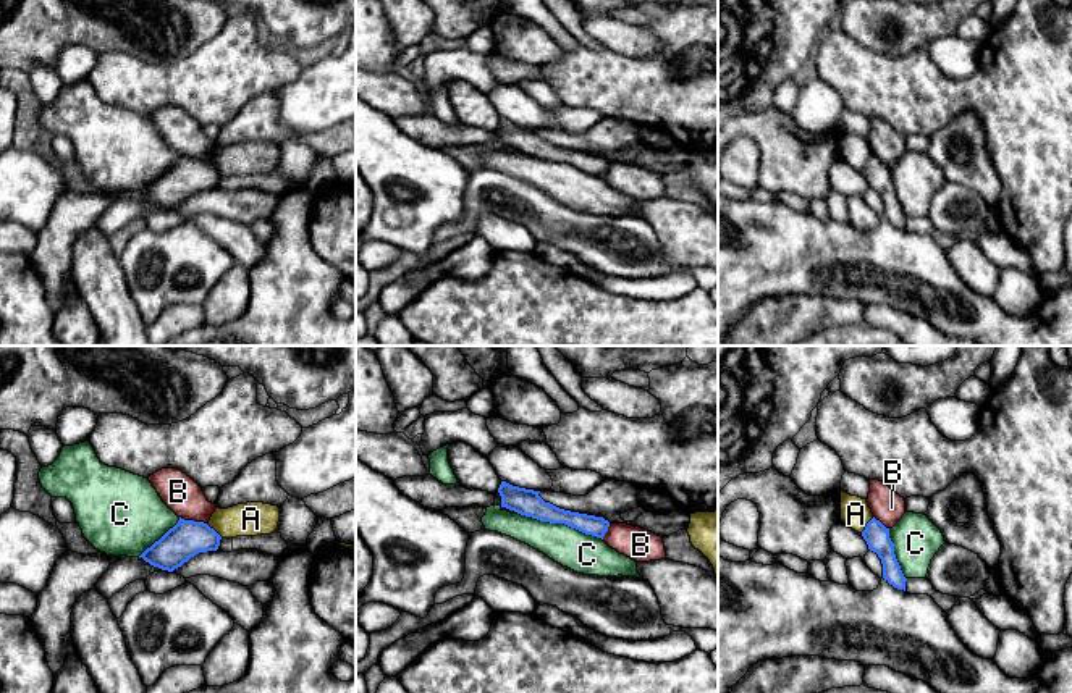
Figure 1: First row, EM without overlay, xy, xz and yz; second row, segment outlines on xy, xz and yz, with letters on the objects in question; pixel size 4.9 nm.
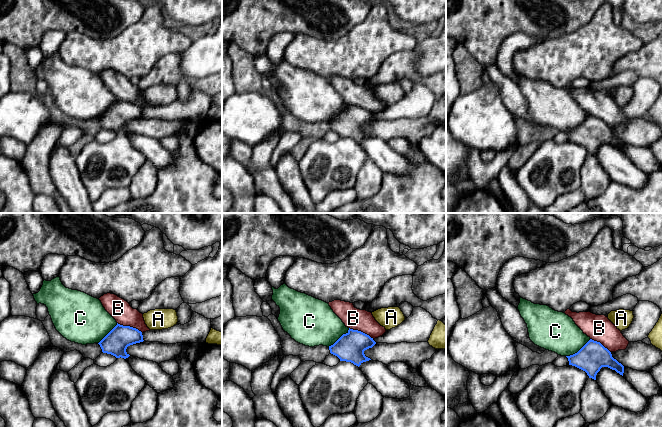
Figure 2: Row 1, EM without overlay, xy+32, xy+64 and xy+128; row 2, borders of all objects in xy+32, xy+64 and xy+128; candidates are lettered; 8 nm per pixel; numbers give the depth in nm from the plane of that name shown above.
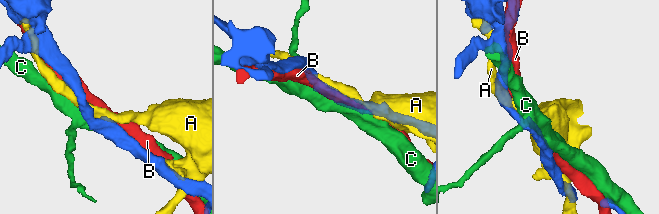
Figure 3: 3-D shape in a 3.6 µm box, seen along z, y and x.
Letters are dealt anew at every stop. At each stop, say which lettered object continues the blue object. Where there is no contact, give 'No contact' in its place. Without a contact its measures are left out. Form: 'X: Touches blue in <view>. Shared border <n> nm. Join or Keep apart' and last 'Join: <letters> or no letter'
A: Touches blue in xy. Shared border 110 nm. Keep apart
B: Touches blue in xy. Shared border 140 nm. Keep apart
C: Touches blue in xz. Shared border 440 nm. Join
Join: C

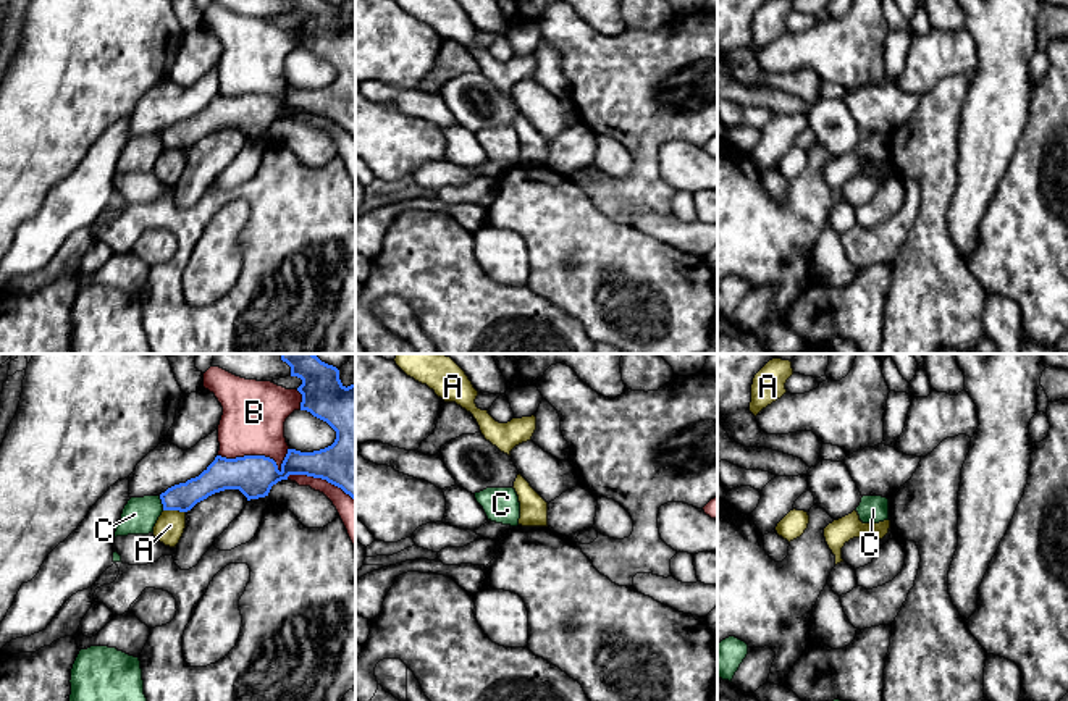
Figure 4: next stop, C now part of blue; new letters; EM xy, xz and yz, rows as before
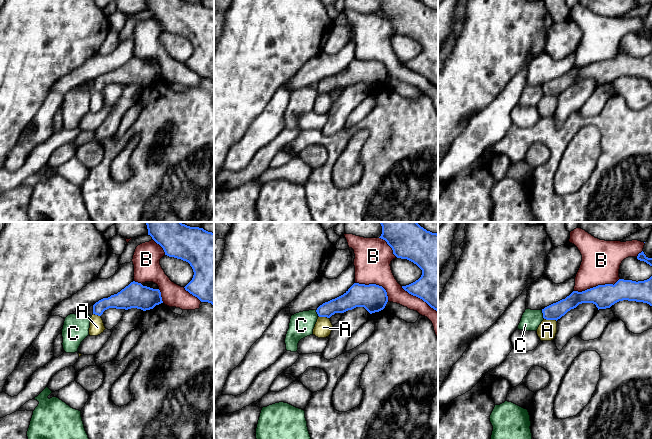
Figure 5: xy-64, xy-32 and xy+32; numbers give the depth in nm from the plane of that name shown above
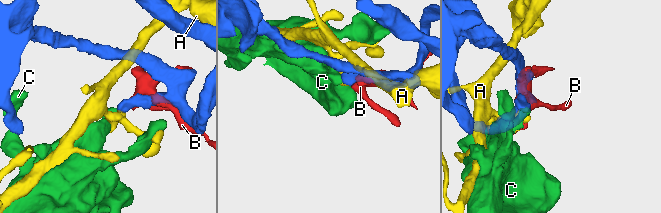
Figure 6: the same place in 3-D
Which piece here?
A: Touches blue in xy. Shared border 110 nm. Keep apart
B: Touches blue in xy. Shared border 360 nm. Keep apart
C: Touches blue in xy. Shared border 80 nm. Keep apart
Join: no letter

